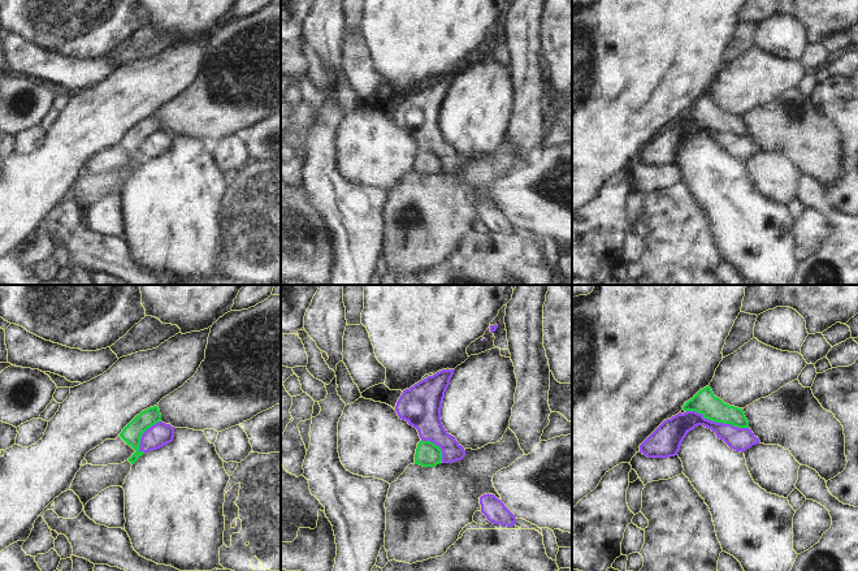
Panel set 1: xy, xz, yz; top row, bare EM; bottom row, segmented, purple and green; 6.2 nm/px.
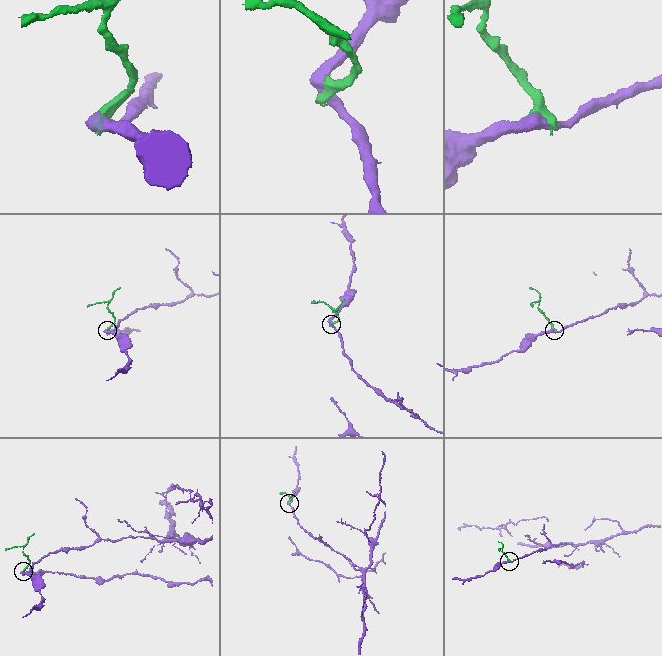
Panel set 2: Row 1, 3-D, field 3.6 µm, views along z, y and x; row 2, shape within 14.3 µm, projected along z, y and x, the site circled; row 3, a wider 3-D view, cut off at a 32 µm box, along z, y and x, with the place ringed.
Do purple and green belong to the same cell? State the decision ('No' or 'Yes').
No.

